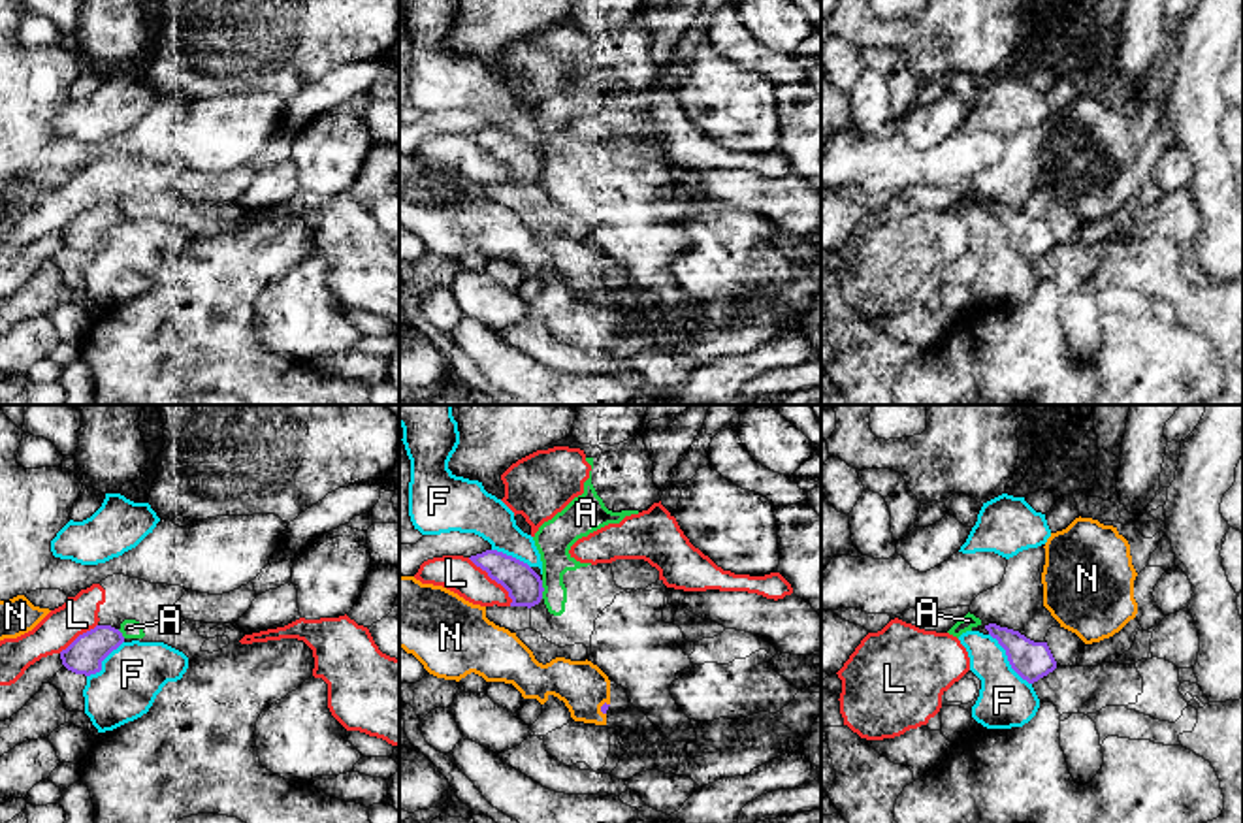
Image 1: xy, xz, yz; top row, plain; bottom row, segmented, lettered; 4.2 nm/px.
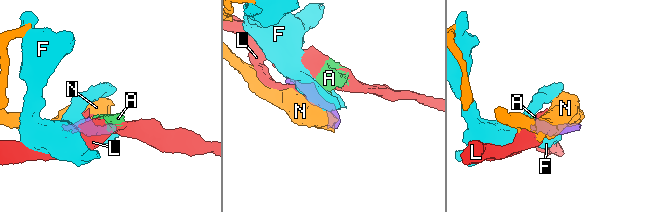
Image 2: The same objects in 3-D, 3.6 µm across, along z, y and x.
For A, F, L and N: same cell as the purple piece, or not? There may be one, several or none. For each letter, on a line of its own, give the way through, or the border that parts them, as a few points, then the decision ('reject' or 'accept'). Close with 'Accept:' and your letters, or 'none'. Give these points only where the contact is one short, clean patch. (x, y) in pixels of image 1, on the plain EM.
A: border along xz (541, 159), (543, 176); reject
F: reject
L: reject
N: reject
Accept: none

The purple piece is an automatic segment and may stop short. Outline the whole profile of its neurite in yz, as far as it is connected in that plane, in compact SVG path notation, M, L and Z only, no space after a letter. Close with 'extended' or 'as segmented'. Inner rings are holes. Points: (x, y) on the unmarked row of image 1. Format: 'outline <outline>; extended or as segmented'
outline M989 202L985 207L1006 228L1011 247L1028 262L1038 260L1057 247L1047 220L1034 220L1019 209L996 202Z; as segmented

